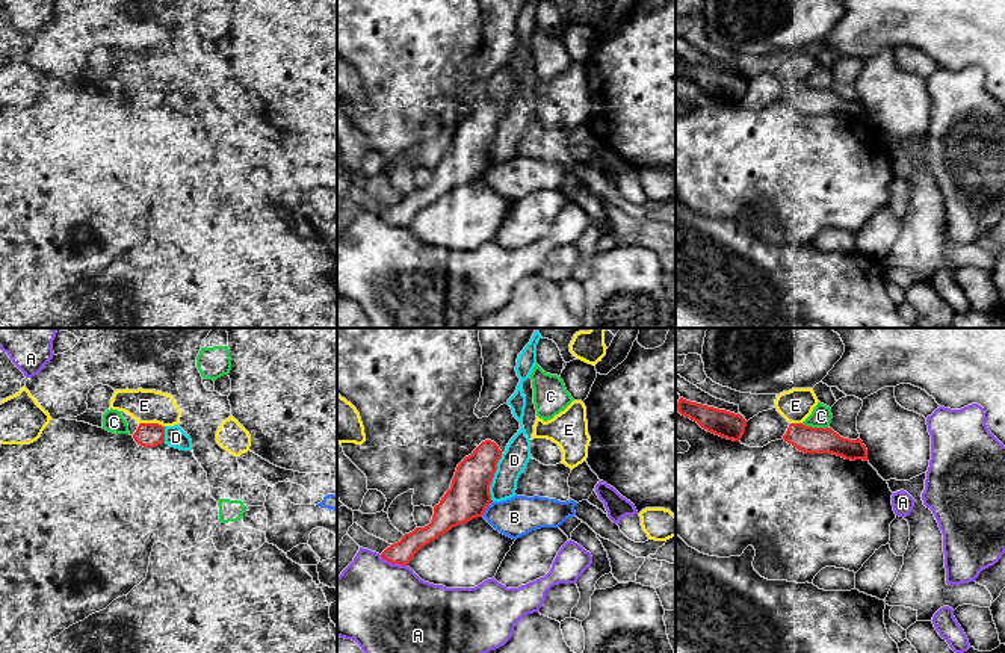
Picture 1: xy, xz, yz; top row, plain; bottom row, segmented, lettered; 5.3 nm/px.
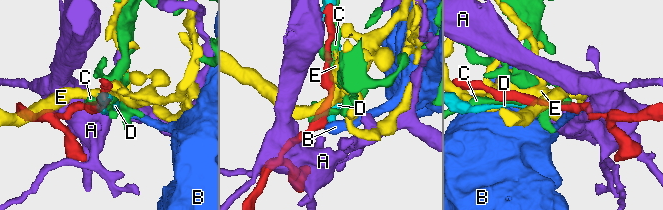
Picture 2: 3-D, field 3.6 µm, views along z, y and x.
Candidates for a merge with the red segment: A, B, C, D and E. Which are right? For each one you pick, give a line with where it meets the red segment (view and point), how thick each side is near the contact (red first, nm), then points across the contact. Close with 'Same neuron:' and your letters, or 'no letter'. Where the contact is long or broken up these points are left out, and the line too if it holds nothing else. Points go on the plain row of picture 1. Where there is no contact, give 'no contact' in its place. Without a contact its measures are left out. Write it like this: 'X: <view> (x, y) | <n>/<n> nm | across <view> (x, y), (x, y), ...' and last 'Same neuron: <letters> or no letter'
Same neuron: no letter

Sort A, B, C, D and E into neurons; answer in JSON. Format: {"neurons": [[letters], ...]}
{"neurons": [["A"], ["B"], ["C"], ["D"], ["E"]]}

